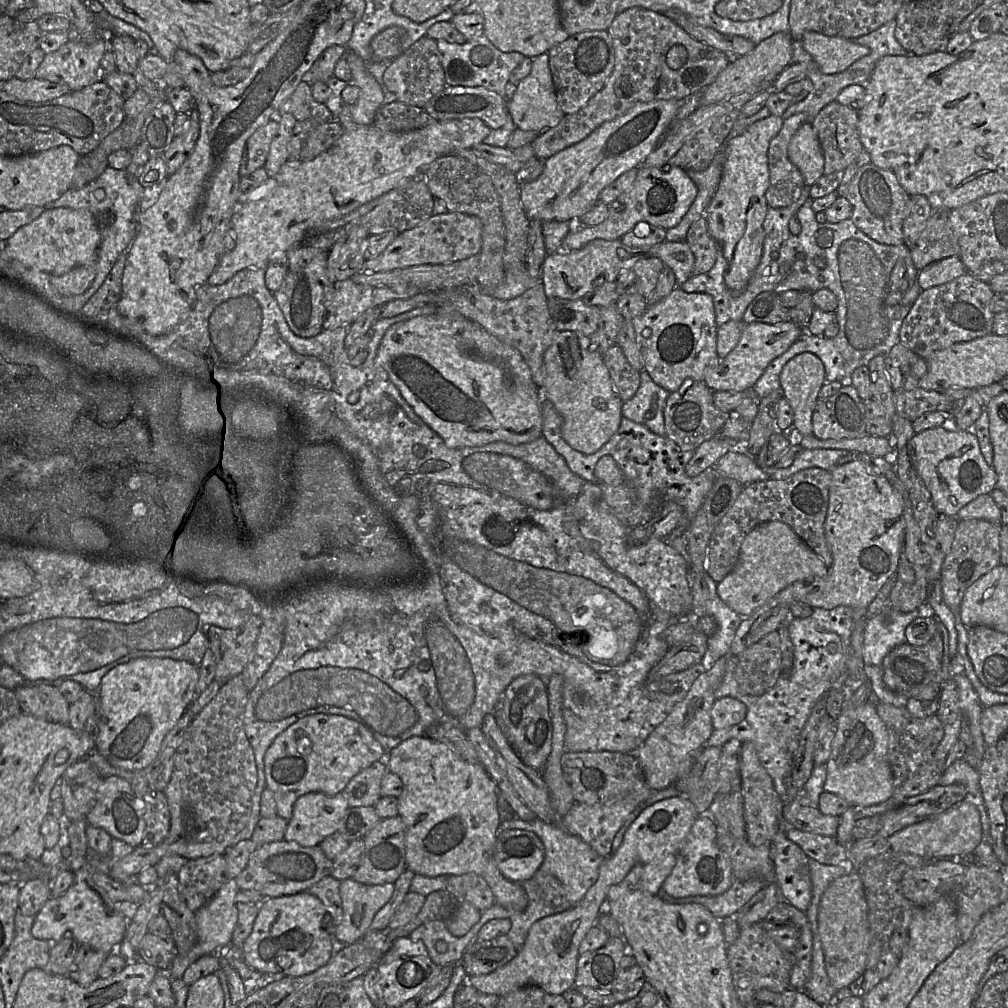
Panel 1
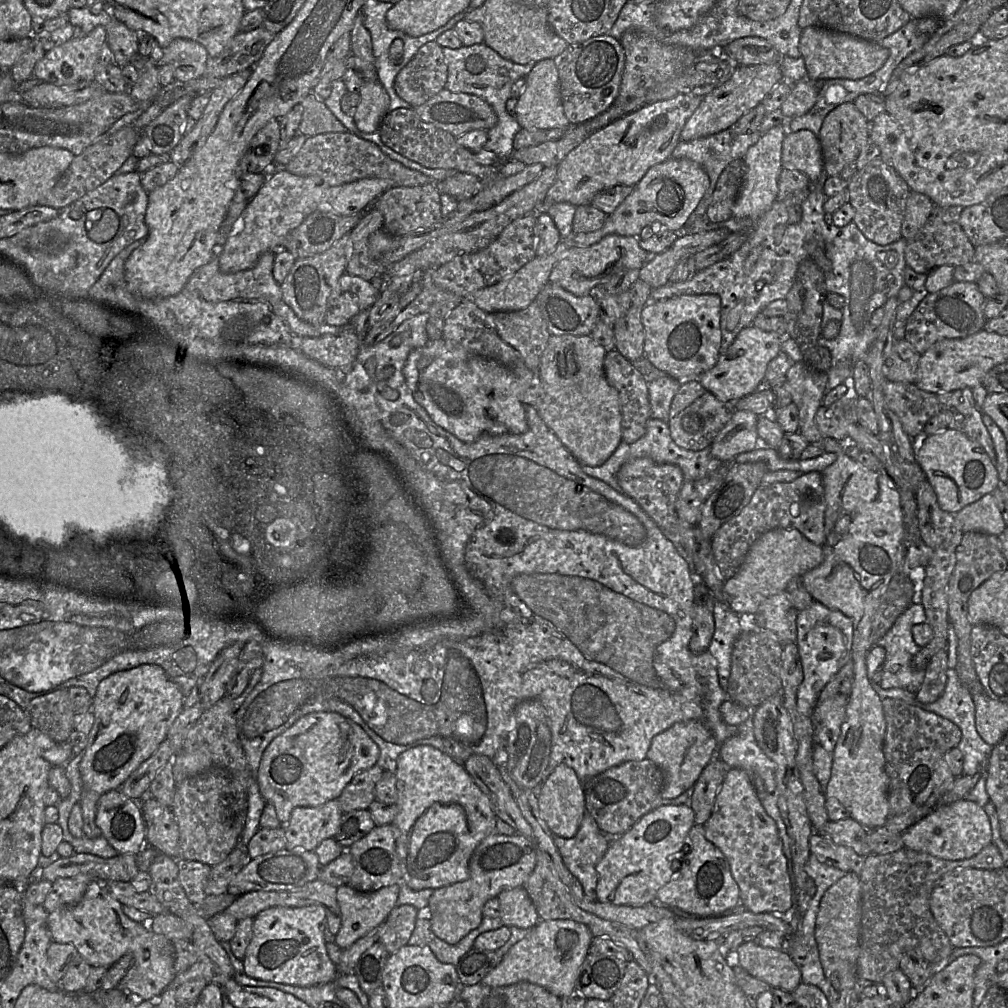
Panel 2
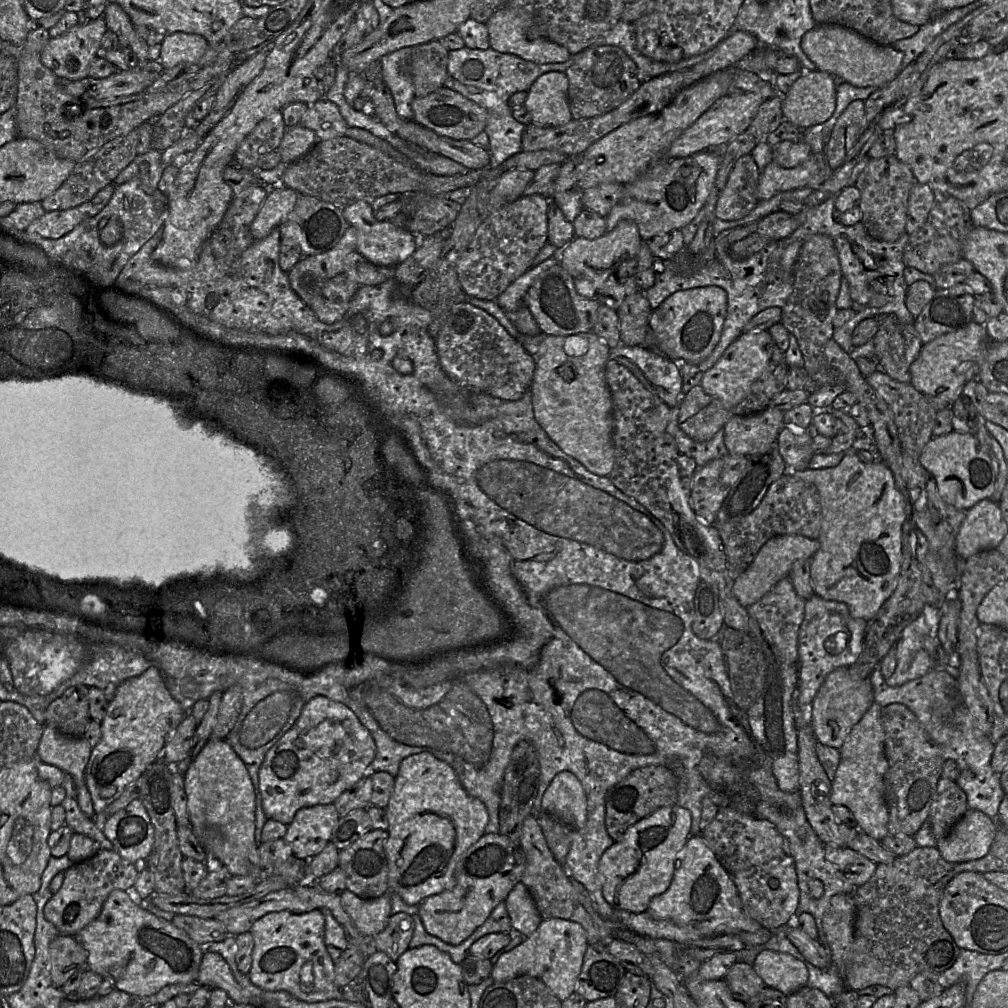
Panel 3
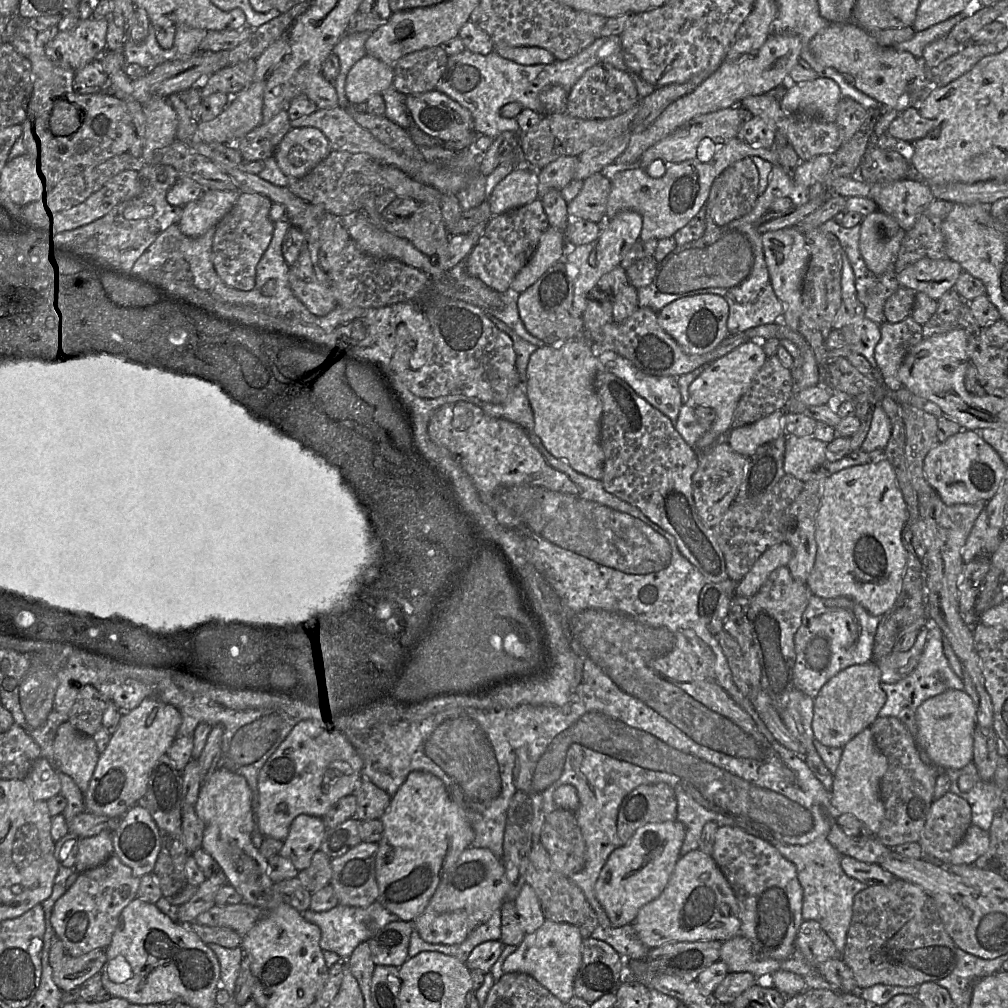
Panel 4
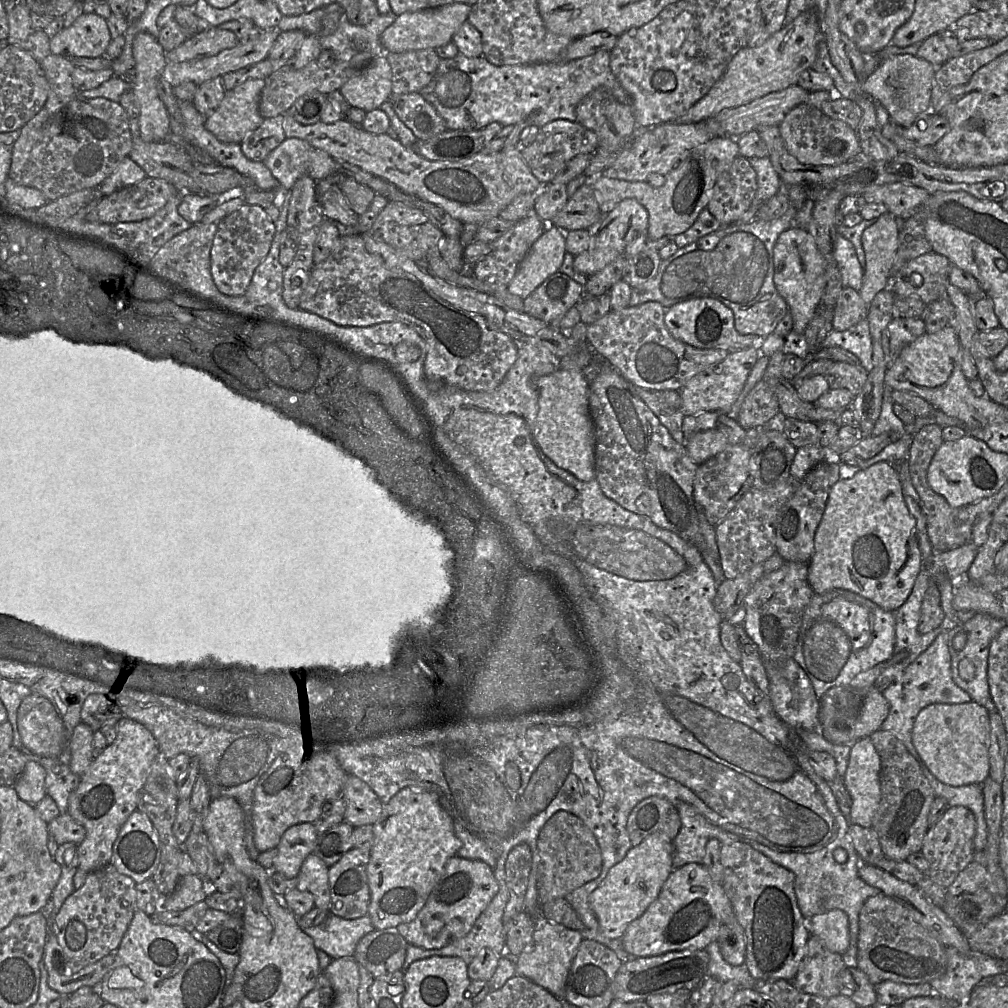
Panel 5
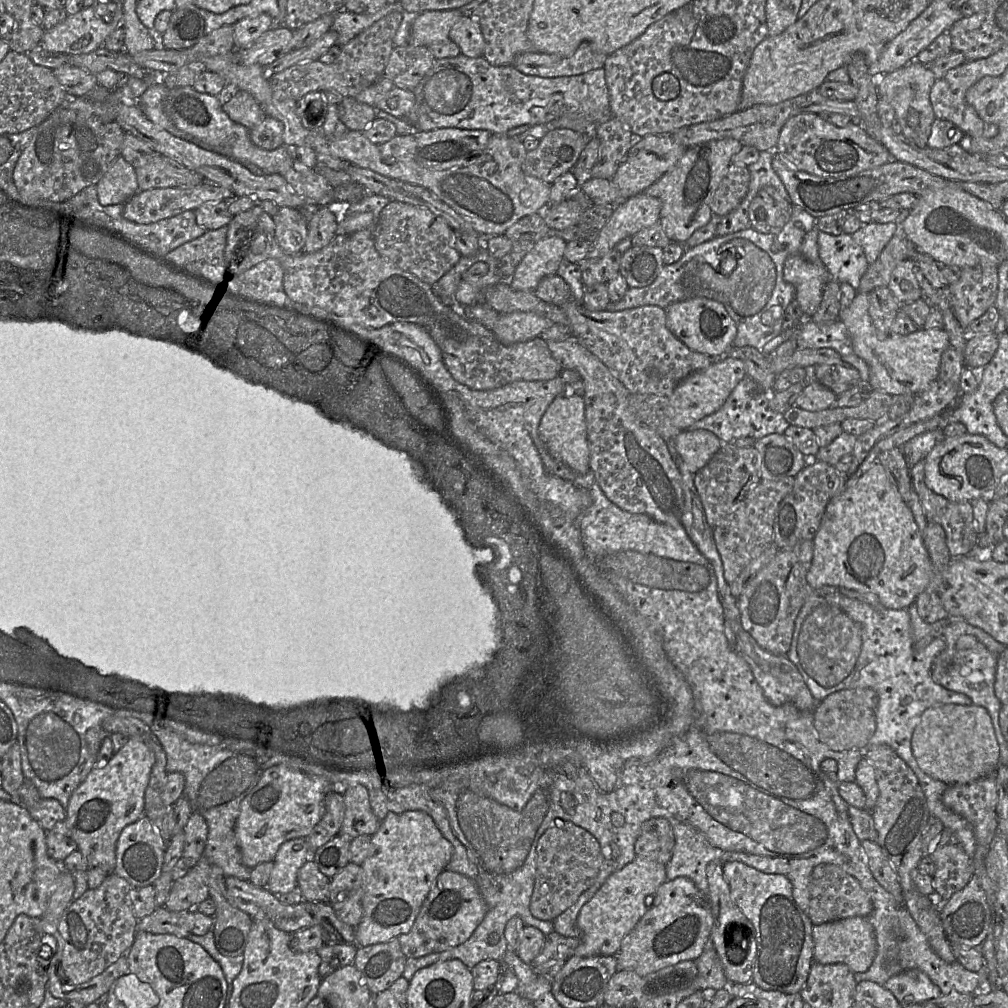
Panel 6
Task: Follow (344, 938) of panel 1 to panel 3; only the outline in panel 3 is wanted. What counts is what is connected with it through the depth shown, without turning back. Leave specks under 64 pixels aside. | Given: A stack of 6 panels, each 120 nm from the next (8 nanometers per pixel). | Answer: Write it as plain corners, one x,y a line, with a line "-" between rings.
345,889
340,894
340,901
354,925
364,936
374,937
380,933
392,915
390,892
378,898
364,899

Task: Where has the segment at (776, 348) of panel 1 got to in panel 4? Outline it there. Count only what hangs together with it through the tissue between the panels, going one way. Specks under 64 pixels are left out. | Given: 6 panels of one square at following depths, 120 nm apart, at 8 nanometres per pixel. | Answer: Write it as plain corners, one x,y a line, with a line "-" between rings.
748,340
706,366
701,374
689,386
689,402
692,406
706,406
716,411
716,419
710,428
699,438
695,445
698,452
710,449
731,430
734,410
744,393
749,388
754,376
762,367
767,356
762,342

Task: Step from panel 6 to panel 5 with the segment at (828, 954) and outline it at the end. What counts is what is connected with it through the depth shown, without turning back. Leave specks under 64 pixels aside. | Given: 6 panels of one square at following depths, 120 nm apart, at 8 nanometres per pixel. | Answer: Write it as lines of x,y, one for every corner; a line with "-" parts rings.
842,910
813,915
809,920
809,930
833,953
843,955
851,946
850,922

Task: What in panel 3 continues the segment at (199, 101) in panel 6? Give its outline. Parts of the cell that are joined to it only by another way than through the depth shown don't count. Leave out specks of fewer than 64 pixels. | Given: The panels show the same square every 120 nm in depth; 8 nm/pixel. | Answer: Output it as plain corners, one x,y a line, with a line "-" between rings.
300,124
286,127
283,138
277,148
281,161
290,164
307,154
317,142
313,130

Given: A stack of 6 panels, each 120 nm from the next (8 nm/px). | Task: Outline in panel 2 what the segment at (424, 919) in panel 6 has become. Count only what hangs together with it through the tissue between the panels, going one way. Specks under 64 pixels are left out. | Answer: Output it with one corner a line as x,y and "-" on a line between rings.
494,832
483,839
474,850
470,861
470,877
463,881
435,889
429,900
430,923
433,933
449,944
457,944
472,930
478,928
484,918
483,907
487,901
498,897
506,888
523,886
536,866
536,844
527,837
515,834
504,835

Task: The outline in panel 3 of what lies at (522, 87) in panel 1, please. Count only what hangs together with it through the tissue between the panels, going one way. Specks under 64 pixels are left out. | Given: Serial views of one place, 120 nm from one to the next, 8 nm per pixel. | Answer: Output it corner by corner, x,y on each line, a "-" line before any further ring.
550,71
540,75
528,90
524,106
531,116
531,123
539,127
560,126
572,120
568,104
568,78
565,72

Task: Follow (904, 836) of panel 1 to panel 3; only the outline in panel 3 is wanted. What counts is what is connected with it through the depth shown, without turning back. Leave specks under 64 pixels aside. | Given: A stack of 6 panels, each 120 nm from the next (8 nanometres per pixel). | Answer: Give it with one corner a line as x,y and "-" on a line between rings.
968,809
948,836
936,842
936,848
947,862
959,863
984,857
994,840
997,819
982,811

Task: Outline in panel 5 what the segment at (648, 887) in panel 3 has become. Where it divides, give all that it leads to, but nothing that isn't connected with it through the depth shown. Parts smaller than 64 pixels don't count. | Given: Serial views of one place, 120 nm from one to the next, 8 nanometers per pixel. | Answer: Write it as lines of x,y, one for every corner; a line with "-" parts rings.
654,833
632,847
624,859
609,870
600,886
589,895
590,907
605,937
622,939
629,924
658,898
664,883
674,870
672,856
673,840

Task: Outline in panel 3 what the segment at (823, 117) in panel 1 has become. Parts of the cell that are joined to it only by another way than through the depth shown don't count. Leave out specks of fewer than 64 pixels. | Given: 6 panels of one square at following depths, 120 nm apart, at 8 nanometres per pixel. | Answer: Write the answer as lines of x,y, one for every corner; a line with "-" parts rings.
851,102
837,119
827,143
827,157
834,171
842,166
847,155
862,136
865,102

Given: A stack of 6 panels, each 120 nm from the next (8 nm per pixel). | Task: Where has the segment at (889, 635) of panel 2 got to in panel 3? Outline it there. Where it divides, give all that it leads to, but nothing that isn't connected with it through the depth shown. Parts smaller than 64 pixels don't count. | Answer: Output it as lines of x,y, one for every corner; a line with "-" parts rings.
921,613
902,631
895,644
897,663
893,674
885,679
888,686
896,687
919,678
935,667
935,659
924,648
929,628

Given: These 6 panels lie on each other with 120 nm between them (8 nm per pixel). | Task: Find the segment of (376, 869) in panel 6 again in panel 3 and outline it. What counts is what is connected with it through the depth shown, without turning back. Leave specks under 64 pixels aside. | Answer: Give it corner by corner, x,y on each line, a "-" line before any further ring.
428,751
410,755
401,761
385,812
388,820
385,853
389,892
397,893
408,905
419,905
427,897
455,886
458,862
469,847
485,834
489,821
483,802
466,792
449,764

